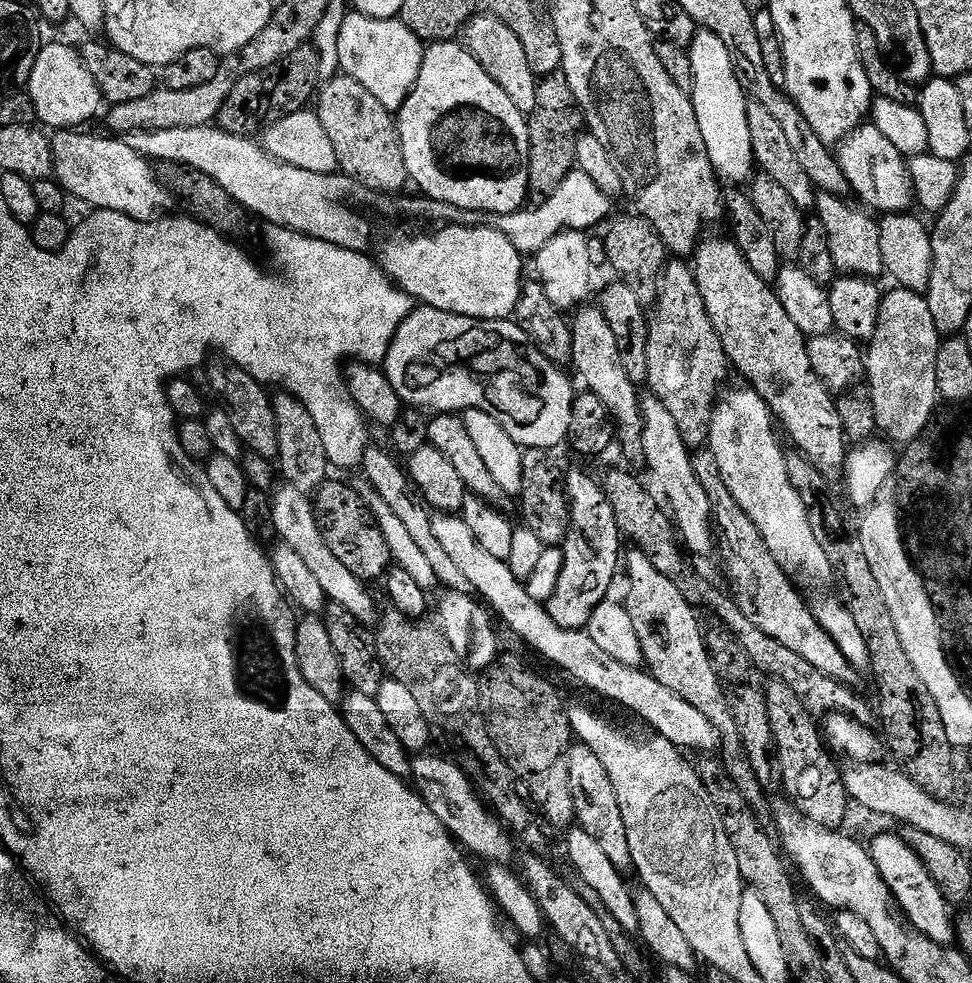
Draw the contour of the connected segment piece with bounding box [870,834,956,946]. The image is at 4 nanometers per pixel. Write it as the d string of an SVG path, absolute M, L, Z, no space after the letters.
M896 834L880 836L873 844L870 844L870 851L874 858L874 866L878 866L886 886L892 891L893 901L906 917L907 923L934 943L951 945L955 941L956 930L954 916L948 913L950 905L944 899L940 887L934 882L934 878L930 878L924 863L916 857L908 843Z

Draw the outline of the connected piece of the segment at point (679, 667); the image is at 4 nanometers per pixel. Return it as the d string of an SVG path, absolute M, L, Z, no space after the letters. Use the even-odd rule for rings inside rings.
M630 551L626 556L626 572L628 568L628 594L624 605L630 614L638 640L642 643L643 656L648 671L674 694L686 700L719 731L722 753L730 759L723 761L737 791L743 794L748 804L754 808L766 799L766 793L754 774L753 766L747 758L739 758L743 753L737 727L729 714L725 692L713 669L709 658L707 641L703 629L699 628L697 611L685 600L682 588L675 585L670 578L664 577L654 568L654 563L643 552ZM738 758L740 760L734 760Z

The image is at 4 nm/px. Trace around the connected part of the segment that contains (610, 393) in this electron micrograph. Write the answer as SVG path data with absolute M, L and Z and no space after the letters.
M584 306L571 317L570 325L573 338L573 356L571 365L584 379L583 387L593 392L600 399L602 406L612 415L612 423L616 425L616 435L621 432L636 432L636 424L644 424L641 389L626 374L626 366L622 366L622 354L618 354L618 338L610 330L610 322L602 314L598 306Z

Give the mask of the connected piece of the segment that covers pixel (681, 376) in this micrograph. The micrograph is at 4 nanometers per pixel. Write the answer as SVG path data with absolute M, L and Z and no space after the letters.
M669 259L658 281L656 313L651 313L648 321L647 387L651 395L657 396L662 406L670 410L685 446L700 450L708 443L712 416L721 395L720 383L730 373L730 365L714 330L714 322L710 322L710 314L706 314L706 302L702 302L696 273L684 264L687 263L683 259Z

